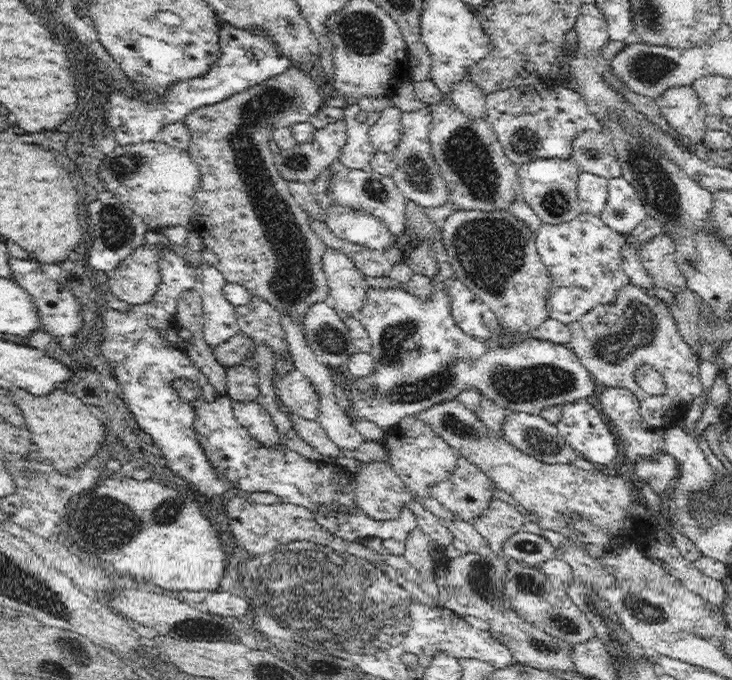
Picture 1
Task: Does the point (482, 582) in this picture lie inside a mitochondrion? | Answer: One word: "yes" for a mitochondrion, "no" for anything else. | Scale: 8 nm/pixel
yes

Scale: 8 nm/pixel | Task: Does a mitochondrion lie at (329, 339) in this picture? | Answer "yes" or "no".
yes

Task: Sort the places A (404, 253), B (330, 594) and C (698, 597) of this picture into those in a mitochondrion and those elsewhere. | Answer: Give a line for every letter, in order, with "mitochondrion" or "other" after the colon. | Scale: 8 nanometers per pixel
A: other
B: mitochondrion
C: other

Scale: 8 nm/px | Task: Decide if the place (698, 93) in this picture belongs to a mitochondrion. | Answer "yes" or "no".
no

